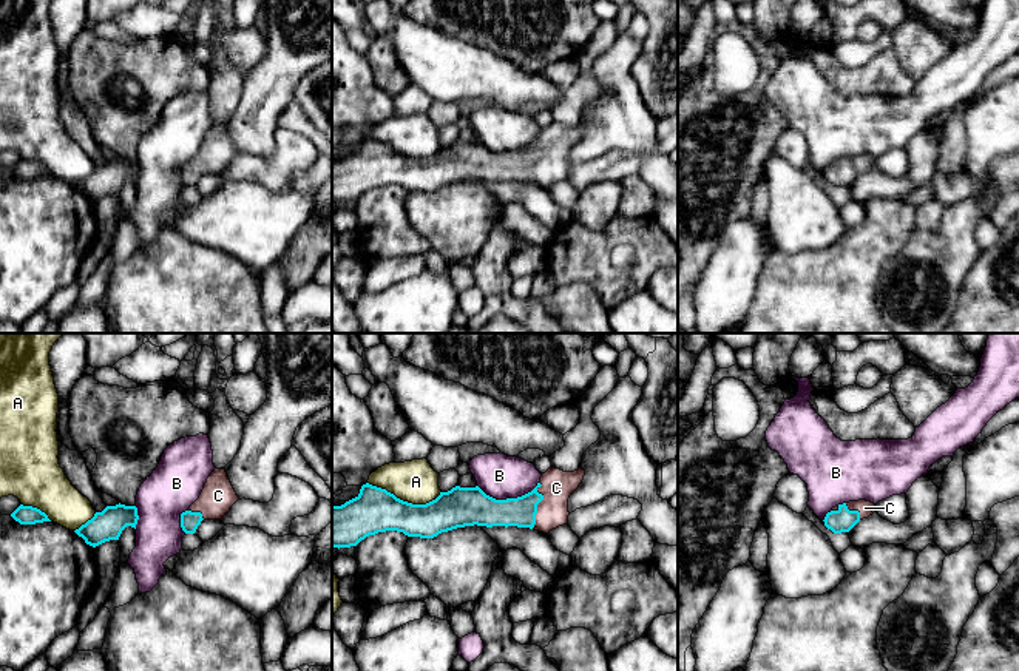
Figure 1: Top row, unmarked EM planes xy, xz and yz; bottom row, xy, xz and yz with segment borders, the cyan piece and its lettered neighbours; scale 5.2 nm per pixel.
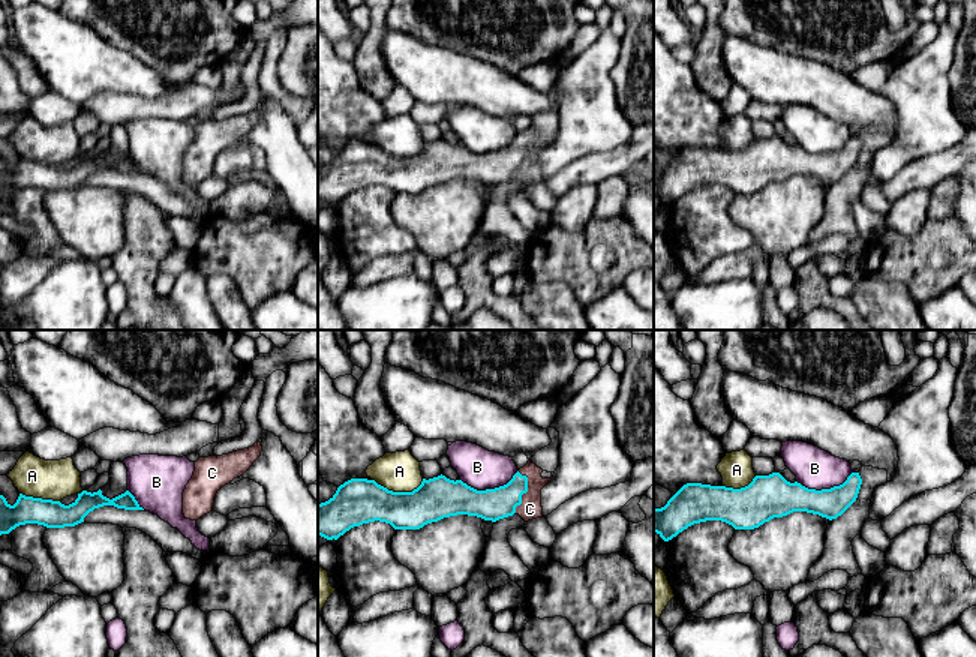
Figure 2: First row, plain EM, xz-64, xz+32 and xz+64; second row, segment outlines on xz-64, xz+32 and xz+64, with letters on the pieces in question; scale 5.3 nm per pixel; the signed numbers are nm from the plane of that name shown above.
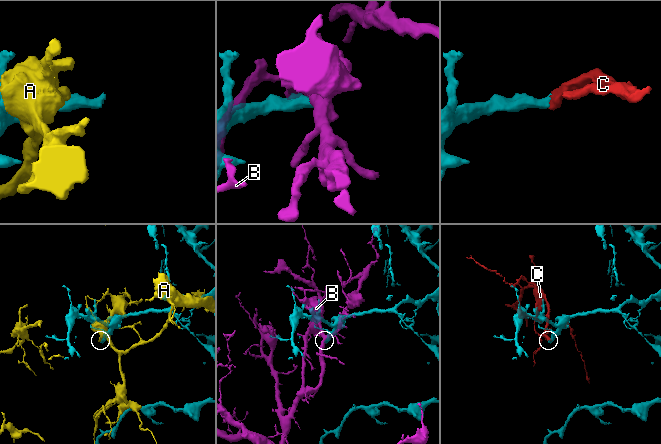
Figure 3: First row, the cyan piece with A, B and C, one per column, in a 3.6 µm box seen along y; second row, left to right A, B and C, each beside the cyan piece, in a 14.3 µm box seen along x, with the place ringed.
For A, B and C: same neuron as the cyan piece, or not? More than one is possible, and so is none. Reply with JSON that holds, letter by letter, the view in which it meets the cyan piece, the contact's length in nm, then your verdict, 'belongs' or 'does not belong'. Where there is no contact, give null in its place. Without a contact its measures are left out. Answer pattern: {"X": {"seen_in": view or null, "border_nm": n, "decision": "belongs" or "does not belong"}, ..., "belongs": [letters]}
{"A": {"seen_in": "xz", "border_nm": 380, "decision": "does not belong"}, "B": {"seen_in": "xz", "border_nm": 320, "decision": "does not belong"}, "C": {"seen_in": "xz", "border_nm": 260, "decision": "belongs"}, "belongs": ["C"]}

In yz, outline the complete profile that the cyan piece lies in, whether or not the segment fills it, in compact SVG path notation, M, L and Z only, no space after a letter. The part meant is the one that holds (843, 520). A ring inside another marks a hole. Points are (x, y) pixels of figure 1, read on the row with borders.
M866 500L849 501L832 507L824 517L824 526L834 534L849 532L860 520L875 512L875 504Z

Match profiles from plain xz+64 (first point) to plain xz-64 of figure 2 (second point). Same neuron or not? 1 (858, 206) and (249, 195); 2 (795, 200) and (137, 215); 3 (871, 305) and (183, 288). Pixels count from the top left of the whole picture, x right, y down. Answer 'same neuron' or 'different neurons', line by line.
1: different neurons
2: different neurons
3: different neurons

